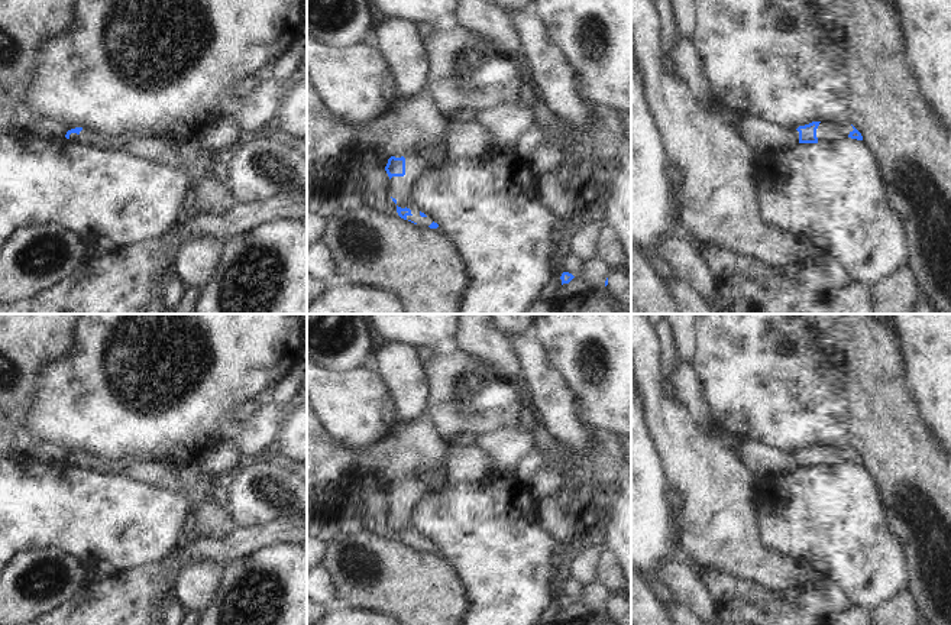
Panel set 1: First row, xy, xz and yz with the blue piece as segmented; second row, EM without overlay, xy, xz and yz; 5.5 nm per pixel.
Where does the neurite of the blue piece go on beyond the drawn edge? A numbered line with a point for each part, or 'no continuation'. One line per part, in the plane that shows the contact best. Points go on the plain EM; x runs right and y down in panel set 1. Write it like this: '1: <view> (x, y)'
1: xz (416, 446).

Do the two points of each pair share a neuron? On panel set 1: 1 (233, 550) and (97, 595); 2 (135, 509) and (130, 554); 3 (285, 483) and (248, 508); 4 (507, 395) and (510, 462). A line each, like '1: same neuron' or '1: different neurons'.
1: same neuron
2: same neuron
3: same neuron
4: different neurons

